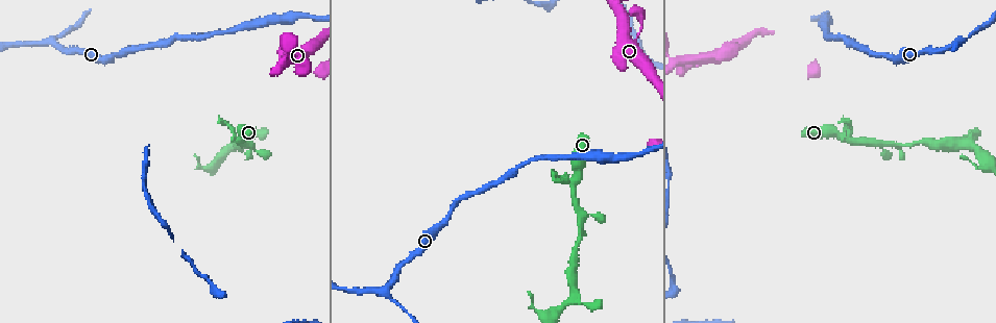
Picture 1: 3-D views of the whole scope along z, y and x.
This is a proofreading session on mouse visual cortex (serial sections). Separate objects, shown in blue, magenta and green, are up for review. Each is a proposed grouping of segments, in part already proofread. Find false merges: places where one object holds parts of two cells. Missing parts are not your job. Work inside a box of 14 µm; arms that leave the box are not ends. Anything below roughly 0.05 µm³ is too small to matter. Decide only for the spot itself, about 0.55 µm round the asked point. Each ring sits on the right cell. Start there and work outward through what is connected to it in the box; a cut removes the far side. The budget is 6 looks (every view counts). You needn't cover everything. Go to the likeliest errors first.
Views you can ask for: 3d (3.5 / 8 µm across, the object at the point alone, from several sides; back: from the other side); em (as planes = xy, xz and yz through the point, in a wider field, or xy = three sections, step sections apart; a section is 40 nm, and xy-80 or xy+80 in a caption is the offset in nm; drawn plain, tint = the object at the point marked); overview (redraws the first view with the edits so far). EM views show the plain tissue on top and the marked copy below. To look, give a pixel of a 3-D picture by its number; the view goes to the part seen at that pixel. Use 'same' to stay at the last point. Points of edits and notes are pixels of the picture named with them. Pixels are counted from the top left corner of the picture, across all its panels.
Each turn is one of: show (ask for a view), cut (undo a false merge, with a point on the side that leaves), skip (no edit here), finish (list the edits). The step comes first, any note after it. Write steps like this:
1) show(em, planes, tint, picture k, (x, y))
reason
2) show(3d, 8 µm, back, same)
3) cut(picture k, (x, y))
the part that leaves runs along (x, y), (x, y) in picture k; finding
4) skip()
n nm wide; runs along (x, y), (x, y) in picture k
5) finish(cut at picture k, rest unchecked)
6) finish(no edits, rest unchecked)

show(3d, 3.5 µm, picture 1, (387, 289))

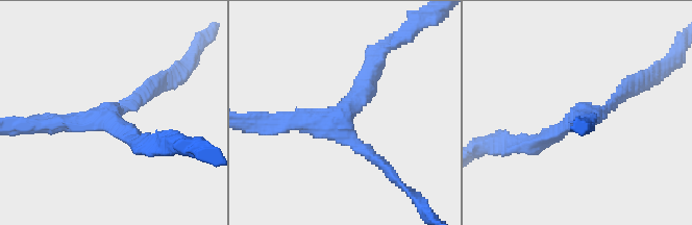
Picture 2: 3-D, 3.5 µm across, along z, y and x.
skip()
3 arms; runs along (373, 67), (344, 118), (273, 123) in picture 2; continuous, no second cell

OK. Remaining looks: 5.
show(3d, 3.5 µm, picture 1, (682, 61))
thick turns thin

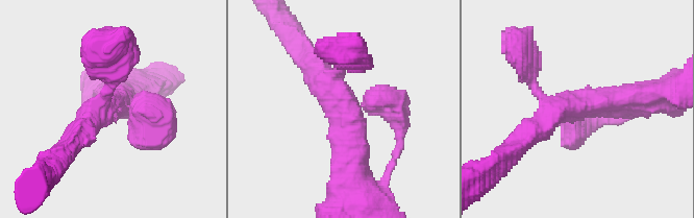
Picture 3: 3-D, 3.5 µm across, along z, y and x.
show(em, xy, step 1, tint, picture 3, (576, 102))
4 arms; arms of 150, 350, 400, 450 nm; now the EM

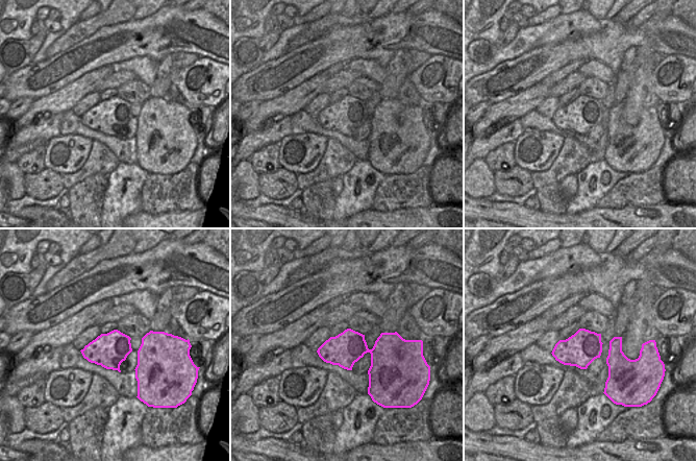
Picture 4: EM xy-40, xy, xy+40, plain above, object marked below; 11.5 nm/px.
skip()
runs along (647, 97), (551, 106), (529, 78) in picture 3; one cell here

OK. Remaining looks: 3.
show(3d, 3.5 µm, picture 1, (247, 143))

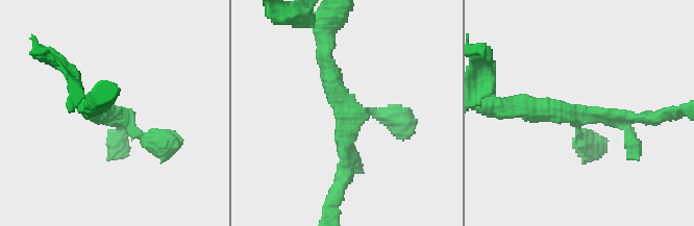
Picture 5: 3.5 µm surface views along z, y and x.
show(em, xy, step 2, tint, picture 5, (112, 116))
3 arms; arms of 200, 200, 300 nm

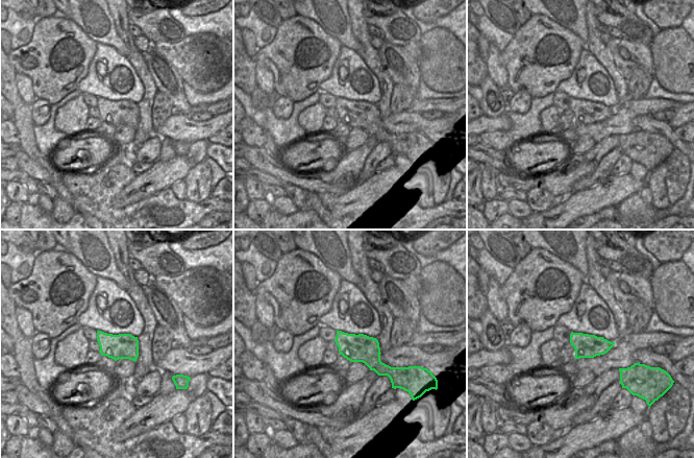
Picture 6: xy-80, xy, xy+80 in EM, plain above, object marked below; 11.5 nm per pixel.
skip()
runs along (325, 45), (344, 106), (344, 180) in picture 5; one cell here

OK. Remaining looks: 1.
finish(no edits, rest unchecked)

